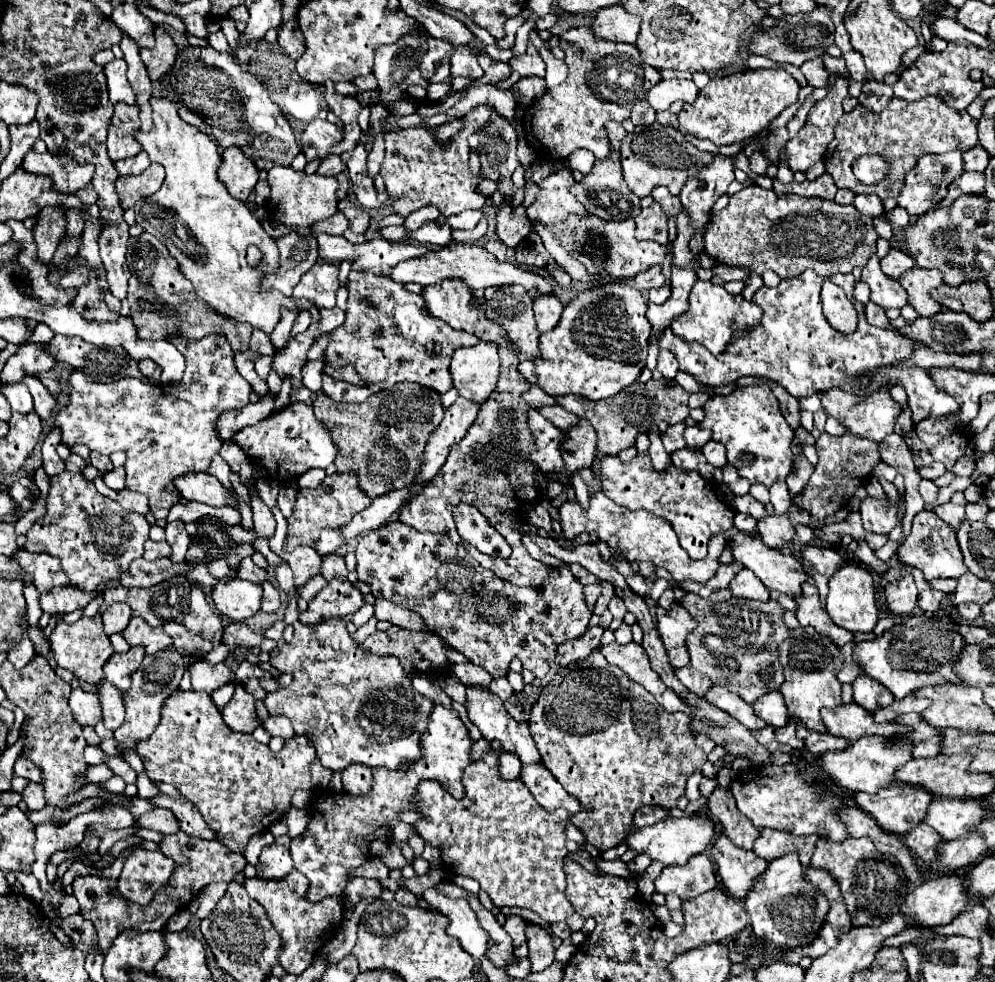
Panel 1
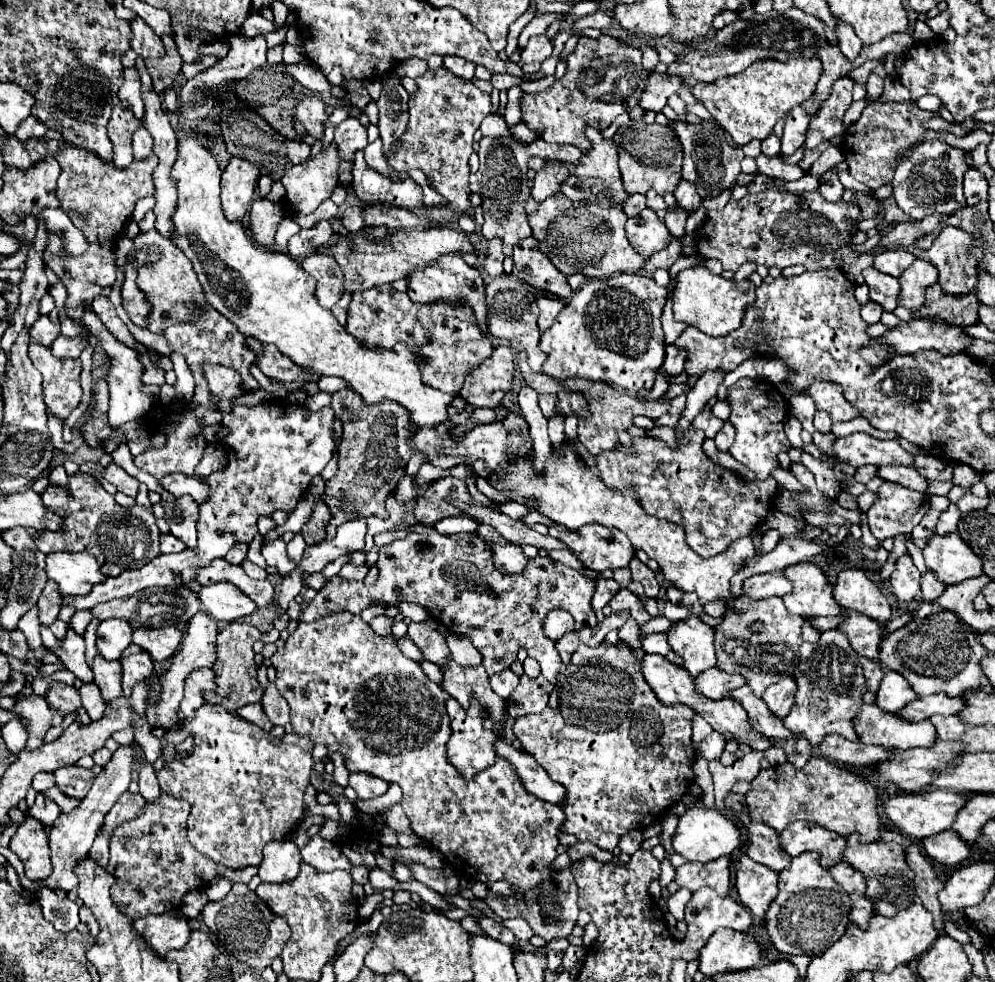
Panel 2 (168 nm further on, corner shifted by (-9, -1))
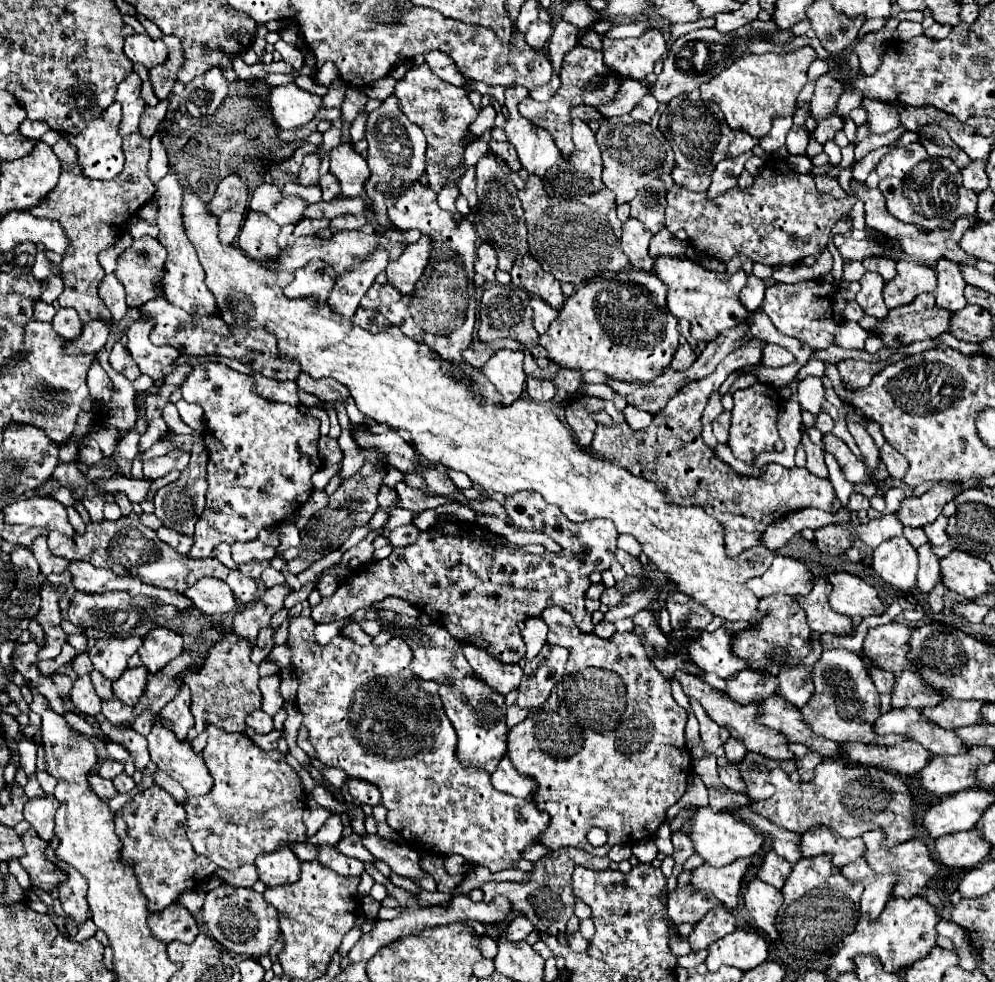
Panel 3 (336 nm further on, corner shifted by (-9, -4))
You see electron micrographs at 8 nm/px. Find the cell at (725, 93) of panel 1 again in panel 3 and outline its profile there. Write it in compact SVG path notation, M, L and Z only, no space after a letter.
M801 47L787 55L777 53L765 53L765 55L753 55L743 53L739 59L735 59L725 71L715 75L709 83L701 85L701 95L705 99L717 99L721 111L727 117L729 127L733 131L745 129L751 137L759 139L767 135L773 115L791 117L797 109L797 95L801 93L803 85L807 83L807 69L817 59L817 53L813 47Z

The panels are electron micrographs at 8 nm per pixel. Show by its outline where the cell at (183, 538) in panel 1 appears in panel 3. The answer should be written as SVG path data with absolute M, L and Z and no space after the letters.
M195 433L195 443L191 449L191 461L189 467L185 467L185 471L181 471L179 479L175 483L169 483L167 487L159 489L155 493L155 515L163 521L165 527L181 531L185 535L193 535L195 531L195 523L201 515L201 511L205 509L205 491L207 491L207 461L209 461L209 451L205 451L205 443L201 443L201 433Z

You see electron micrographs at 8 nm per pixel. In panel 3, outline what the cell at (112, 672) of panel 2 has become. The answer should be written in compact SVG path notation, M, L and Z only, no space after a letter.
M113 699L113 701L105 701L103 703L103 711L101 711L107 721L115 727L131 727L133 721L135 721L135 713L133 713L133 707L127 707L123 705L121 701Z

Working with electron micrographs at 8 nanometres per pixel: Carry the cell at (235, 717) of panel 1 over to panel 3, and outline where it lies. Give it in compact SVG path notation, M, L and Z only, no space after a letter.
M253 711L253 715L249 715L249 719L247 719L247 725L253 727L255 733L271 733L273 731L273 719L265 711Z

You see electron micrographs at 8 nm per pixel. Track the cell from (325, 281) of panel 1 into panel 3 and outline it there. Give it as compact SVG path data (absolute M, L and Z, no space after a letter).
M313 259L301 269L295 271L295 279L285 287L287 297L309 297L317 295L317 299L323 303L329 297L329 291L333 289L335 271L329 267L329 263L321 263L321 259Z

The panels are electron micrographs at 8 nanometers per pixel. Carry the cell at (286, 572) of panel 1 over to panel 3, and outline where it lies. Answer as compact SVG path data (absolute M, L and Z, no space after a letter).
M249 541L249 543L233 543L231 545L233 561L239 563L249 563L249 561L271 561L275 555L275 549L269 545L263 545L261 541Z

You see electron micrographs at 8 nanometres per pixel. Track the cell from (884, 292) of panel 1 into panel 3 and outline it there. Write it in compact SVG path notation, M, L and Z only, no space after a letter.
M867 271L861 277L859 283L861 283L861 291L857 293L855 301L861 305L861 309L865 311L865 315L871 315L875 319L885 319L885 315L889 313L889 309L883 303L885 281L881 279L881 275Z

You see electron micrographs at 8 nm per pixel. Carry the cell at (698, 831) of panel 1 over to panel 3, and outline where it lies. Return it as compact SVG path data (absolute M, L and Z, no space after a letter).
M701 807L695 811L691 819L691 841L695 845L695 853L699 853L705 863L713 867L723 867L729 865L741 857L753 857L755 853L761 851L763 847L763 835L755 831L751 825L741 823L737 815L731 811L713 811L711 807Z

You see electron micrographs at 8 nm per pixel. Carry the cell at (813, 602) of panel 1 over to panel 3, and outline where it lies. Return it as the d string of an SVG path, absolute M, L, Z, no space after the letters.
M887 623L875 629L869 629L863 641L863 653L885 671L899 675L905 669L915 669L907 659L909 639L913 629L903 623Z

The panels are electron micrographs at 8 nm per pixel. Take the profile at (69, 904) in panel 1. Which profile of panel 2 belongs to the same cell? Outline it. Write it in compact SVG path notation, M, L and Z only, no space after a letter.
M77 900L77 902L79 902L79 908L81 908L81 922L85 922L91 928L91 934L97 934L99 928L97 928L97 920L95 920L93 912L89 908L85 908L85 904L81 900Z

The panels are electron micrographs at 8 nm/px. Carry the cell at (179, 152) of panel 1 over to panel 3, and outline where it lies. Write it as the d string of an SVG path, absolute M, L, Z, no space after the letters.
M189 187L183 193L183 221L189 241L197 249L199 261L205 269L205 283L215 295L221 319L237 327L263 327L277 335L277 347L285 359L293 359L301 365L301 371L309 373L313 379L333 377L347 385L357 409L375 419L377 423L389 423L397 431L405 431L413 443L417 455L431 463L443 463L447 469L465 473L473 483L493 489L503 495L513 495L517 491L537 491L547 503L557 505L571 521L583 523L597 517L607 517L615 523L619 533L635 537L643 553L657 565L659 571L667 575L669 581L677 583L677 589L685 595L693 595L697 603L705 603L715 617L725 621L759 621L765 613L759 613L759 599L745 587L753 577L765 573L771 567L775 553L763 545L751 547L735 557L725 555L723 527L721 523L707 515L701 507L681 507L669 503L665 493L641 477L631 475L623 467L617 467L597 455L587 447L581 447L573 437L571 429L543 403L533 399L517 399L509 407L493 403L487 395L479 393L477 381L487 381L481 369L471 367L467 361L445 361L425 343L417 343L403 335L399 327L387 327L379 333L357 327L327 303L315 303L313 299L287 299L281 293L281 285L293 280L289 272L269 271L263 263L253 261L243 255L235 245L221 245L217 239L217 219L209 215L207 203L193 193Z

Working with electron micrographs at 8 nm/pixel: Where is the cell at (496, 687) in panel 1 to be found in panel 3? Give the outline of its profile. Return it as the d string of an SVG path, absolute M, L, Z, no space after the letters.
M469 643L463 645L463 653L471 665L471 669L485 679L485 683L489 683L489 687L493 687L495 691L501 691L503 695L507 695L509 691L515 691L519 687L519 681L523 677L523 669L513 663L501 663L499 659L493 659L485 649L473 647Z

